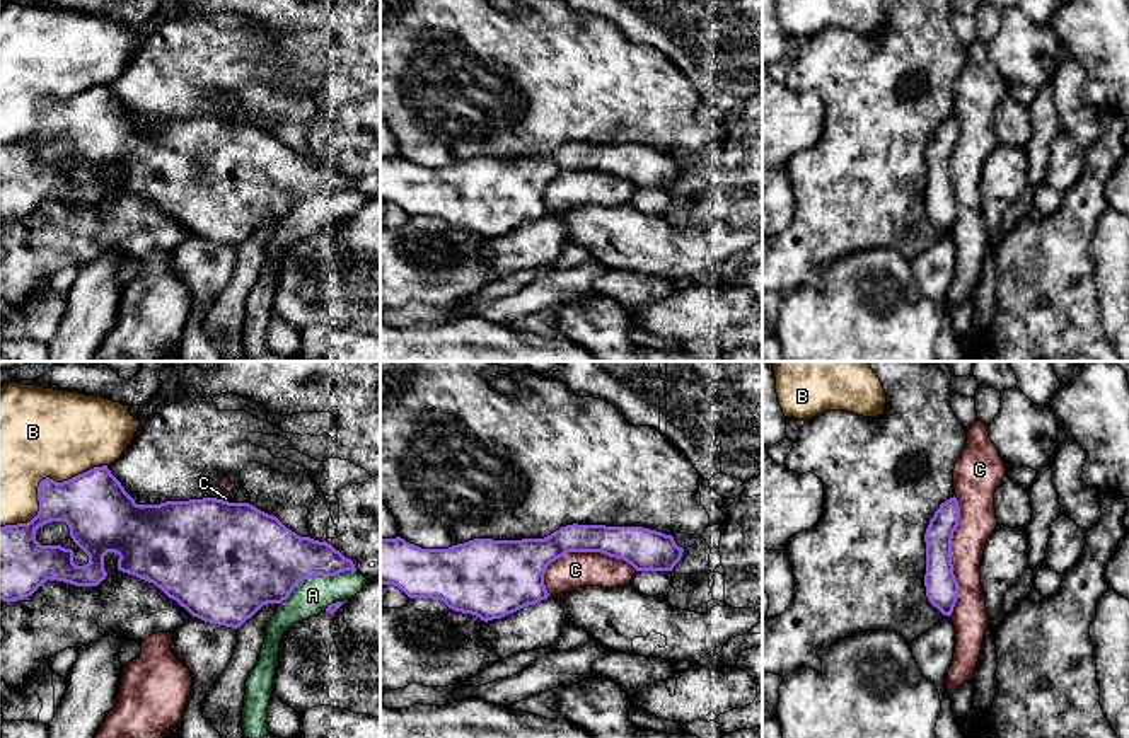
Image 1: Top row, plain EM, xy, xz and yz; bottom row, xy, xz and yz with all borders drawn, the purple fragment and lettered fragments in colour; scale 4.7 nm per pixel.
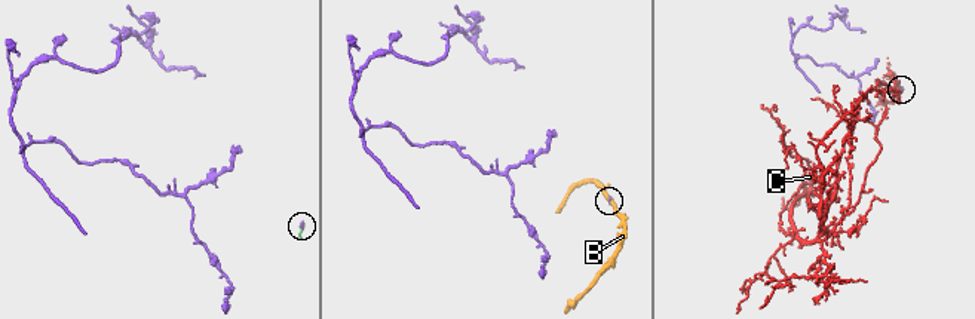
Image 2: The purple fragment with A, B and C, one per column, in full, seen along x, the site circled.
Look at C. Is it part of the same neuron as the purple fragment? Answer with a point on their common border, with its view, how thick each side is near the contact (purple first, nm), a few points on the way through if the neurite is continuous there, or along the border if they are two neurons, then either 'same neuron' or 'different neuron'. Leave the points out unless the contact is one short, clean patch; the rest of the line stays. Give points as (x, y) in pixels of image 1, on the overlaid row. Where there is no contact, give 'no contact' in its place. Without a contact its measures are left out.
contact yz (950, 556); calibres 160 and 180 nm; different neuron

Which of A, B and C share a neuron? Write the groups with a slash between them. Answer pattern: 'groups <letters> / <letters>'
groups A / B / C

